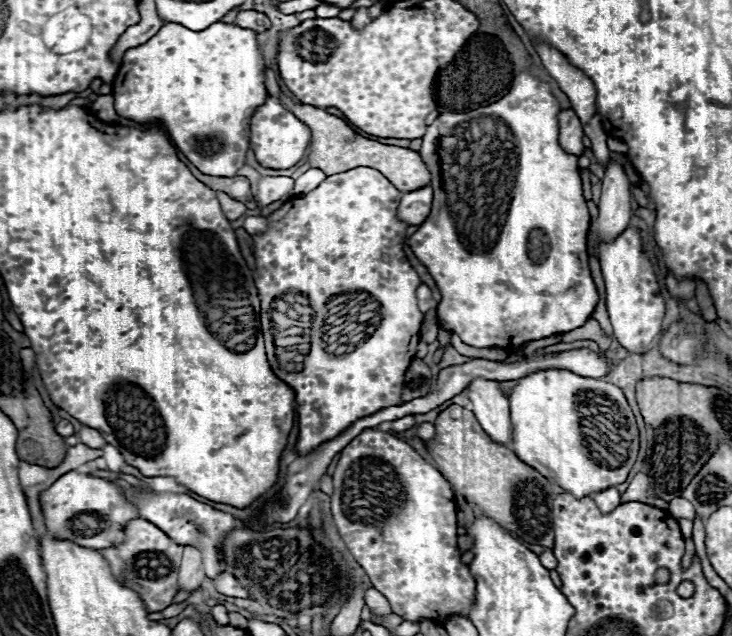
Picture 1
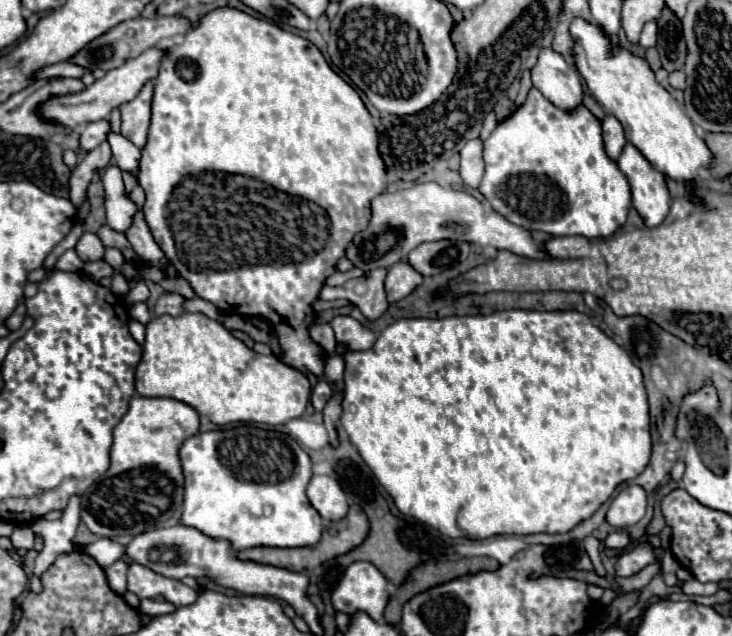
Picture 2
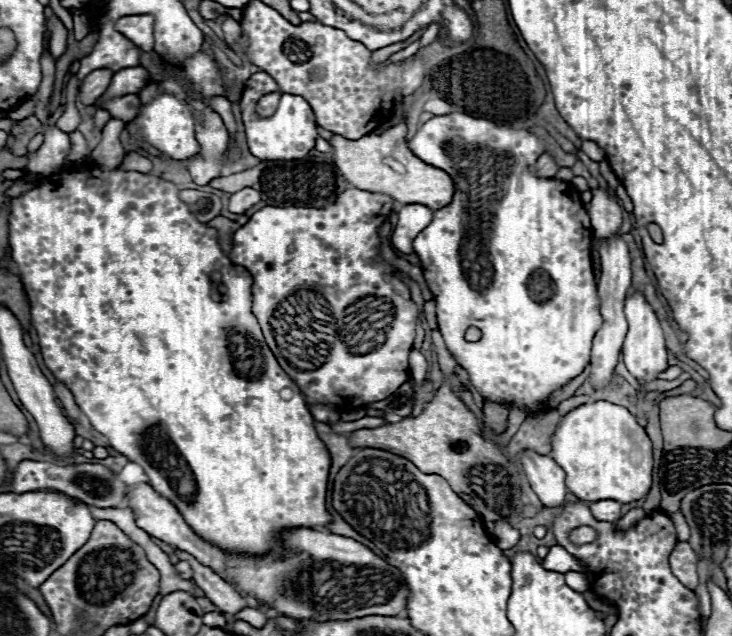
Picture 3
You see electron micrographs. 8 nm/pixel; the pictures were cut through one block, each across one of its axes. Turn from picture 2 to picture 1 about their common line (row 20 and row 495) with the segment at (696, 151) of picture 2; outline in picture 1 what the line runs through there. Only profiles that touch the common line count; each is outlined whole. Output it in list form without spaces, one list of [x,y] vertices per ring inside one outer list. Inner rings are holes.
[[[544,370],[530,374],[528,378],[520,378],[518,386],[512,390],[510,416],[514,424],[512,450],[516,456],[560,488],[568,490],[574,498],[598,494],[606,488],[626,482],[628,472],[636,462],[640,448],[636,418],[624,400],[622,390],[606,380],[580,378],[576,374],[568,374],[568,370]]]

